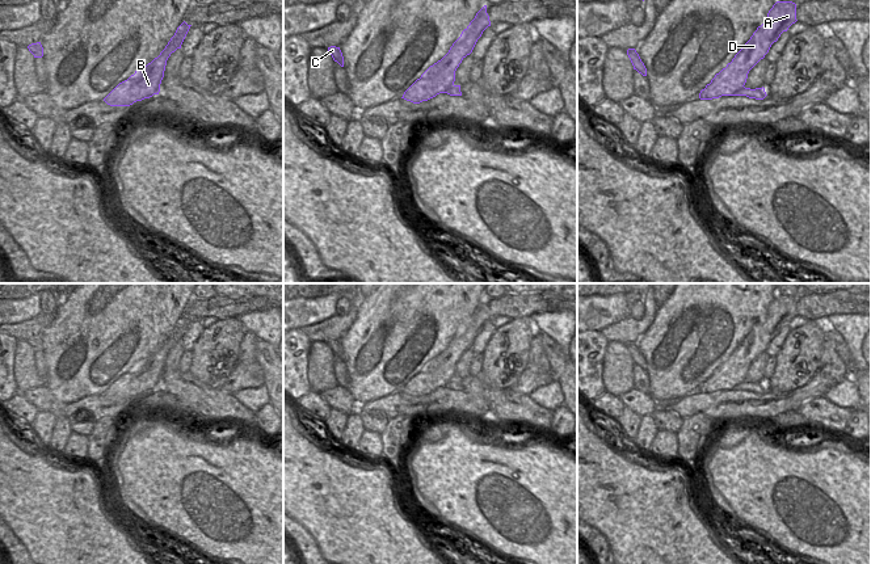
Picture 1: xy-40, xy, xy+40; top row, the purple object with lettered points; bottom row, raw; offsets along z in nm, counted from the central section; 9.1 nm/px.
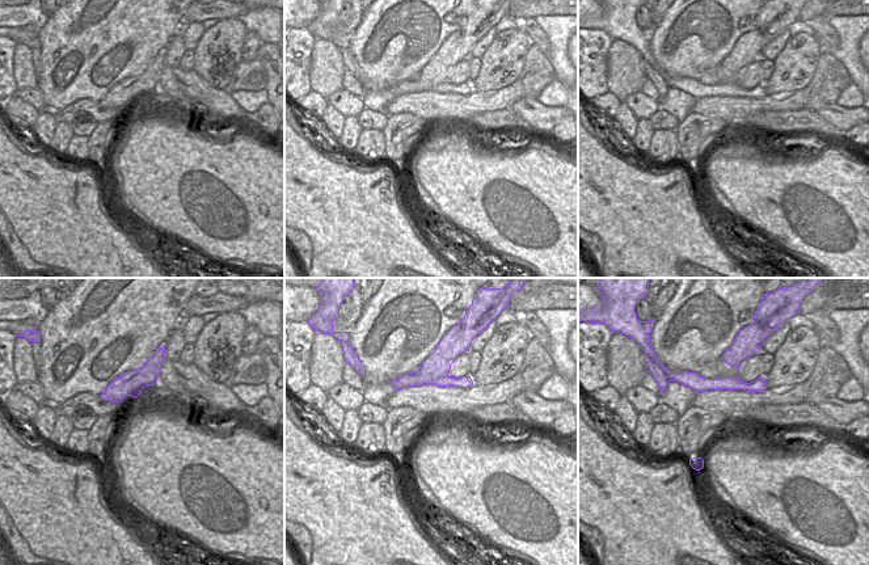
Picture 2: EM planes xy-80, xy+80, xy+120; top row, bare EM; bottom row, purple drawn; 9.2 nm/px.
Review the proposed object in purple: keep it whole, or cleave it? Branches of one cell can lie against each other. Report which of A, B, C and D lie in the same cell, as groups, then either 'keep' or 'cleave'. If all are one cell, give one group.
A B D / C; cleave

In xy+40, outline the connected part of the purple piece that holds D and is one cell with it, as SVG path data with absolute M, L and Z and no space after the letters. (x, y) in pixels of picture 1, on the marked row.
M777 1L769 10L766 21L757 28L732 62L700 91L699 98L712 100L721 96L735 96L744 88L749 71L765 58L780 34L796 21L796 4Z

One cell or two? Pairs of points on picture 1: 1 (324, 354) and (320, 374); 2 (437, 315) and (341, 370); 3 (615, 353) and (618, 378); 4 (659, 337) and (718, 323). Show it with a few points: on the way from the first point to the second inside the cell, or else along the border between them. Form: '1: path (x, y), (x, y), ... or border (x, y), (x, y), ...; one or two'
1: path (320, 360), (320, 369); one
2: border (343, 361), (348, 375), (348, 388); two
3: path (617, 360), (617, 371); one
4: path (673, 337), (688, 337), (703, 323); one

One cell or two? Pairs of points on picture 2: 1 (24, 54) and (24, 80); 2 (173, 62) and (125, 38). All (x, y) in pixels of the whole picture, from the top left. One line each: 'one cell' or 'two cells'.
1: one cell
2: two cells

